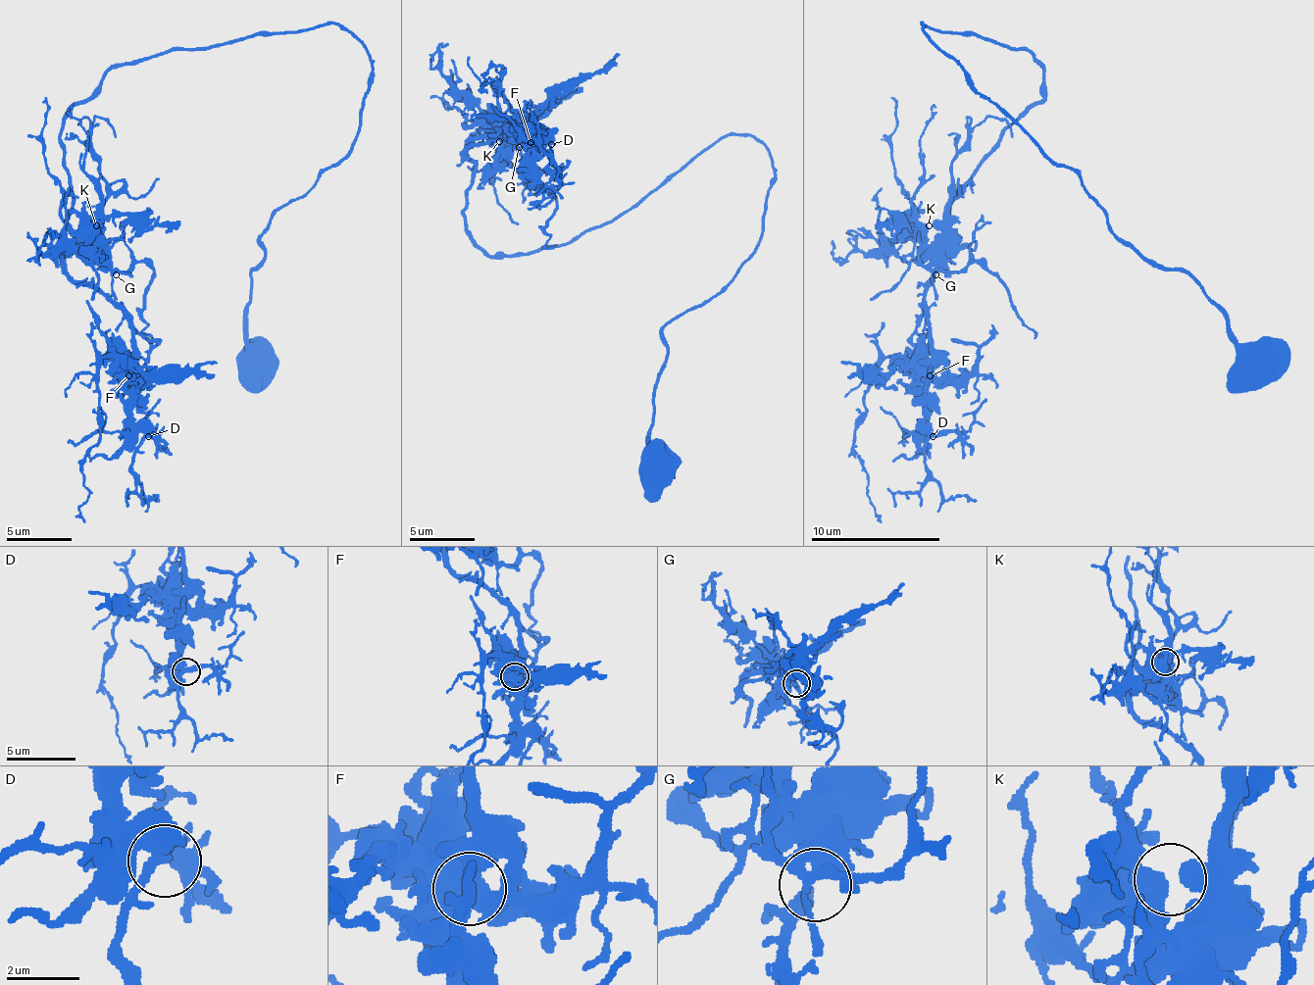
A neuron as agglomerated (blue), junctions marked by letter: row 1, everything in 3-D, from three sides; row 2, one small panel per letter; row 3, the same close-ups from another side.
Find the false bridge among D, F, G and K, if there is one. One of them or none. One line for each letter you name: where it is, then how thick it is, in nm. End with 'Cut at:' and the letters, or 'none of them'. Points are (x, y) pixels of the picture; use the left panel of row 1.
Cut at: none of them

